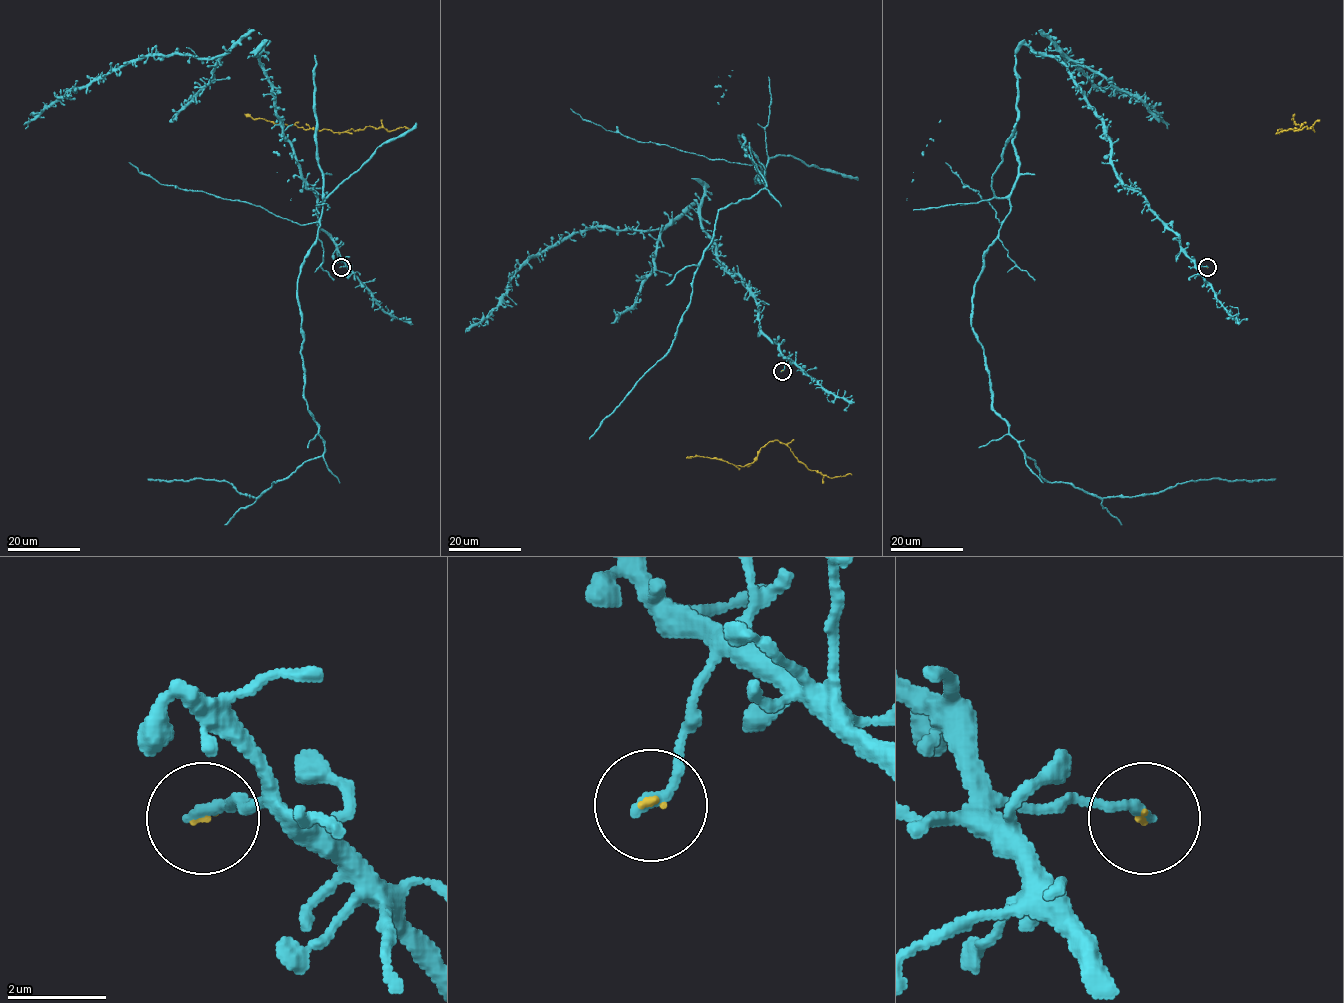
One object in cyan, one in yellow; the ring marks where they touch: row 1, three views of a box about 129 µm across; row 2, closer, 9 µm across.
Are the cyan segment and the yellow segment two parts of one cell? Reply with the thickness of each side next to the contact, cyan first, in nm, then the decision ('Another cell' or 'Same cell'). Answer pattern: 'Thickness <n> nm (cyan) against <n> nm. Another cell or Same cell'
Thickness 260 nm (cyan) against 70 nm. Same cell

